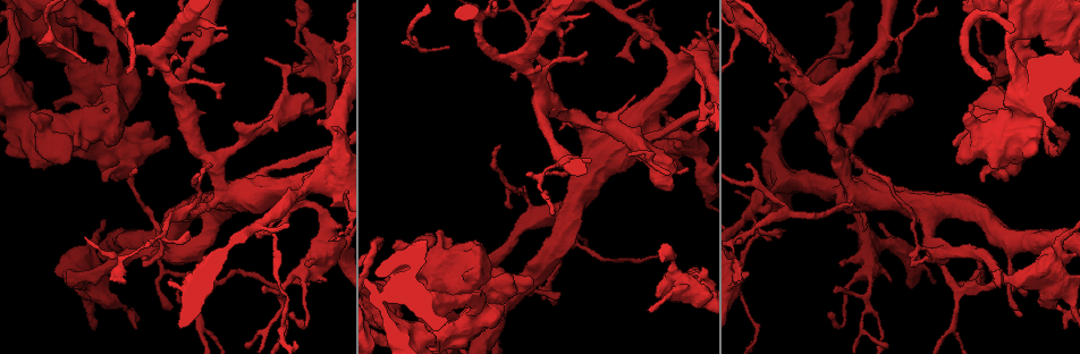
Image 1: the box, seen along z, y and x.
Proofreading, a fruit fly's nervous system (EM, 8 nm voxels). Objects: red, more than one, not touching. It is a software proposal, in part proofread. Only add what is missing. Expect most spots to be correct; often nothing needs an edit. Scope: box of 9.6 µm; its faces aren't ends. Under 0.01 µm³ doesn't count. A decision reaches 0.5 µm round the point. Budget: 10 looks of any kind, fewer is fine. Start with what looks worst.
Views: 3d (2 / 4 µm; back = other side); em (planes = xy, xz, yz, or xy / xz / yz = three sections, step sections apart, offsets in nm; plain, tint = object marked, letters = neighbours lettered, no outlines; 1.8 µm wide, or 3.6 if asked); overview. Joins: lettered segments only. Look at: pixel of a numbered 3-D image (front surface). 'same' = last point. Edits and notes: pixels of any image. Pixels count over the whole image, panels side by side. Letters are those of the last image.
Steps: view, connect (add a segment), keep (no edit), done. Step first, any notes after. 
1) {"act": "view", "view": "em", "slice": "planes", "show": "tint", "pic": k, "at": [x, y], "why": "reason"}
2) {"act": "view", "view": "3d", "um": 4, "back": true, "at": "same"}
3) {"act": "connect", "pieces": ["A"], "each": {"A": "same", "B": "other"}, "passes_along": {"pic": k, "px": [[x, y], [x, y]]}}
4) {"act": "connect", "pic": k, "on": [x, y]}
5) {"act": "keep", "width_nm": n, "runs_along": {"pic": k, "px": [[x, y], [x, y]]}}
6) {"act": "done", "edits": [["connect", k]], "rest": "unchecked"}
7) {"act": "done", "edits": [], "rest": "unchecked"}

{"act": "view", "view": "em", "slice": "yz", "step": 16, "show": "tint", "pic": 1, "at": [989, 65], "why": "free end"}

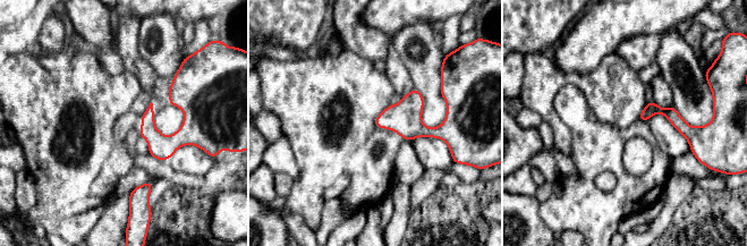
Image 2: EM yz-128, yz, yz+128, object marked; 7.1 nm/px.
{"act": "view", "view": "em", "slice": "planes", "show": "letters", "at": "same"}

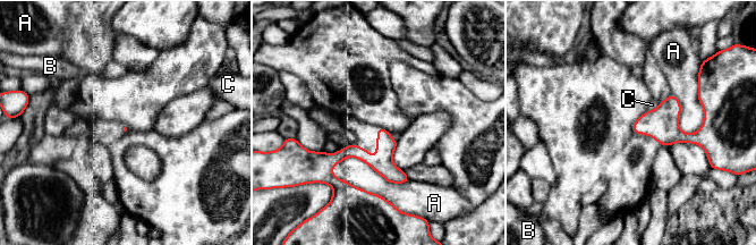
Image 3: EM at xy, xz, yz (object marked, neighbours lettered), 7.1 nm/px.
{"act": "keep", "each": {"A": "other", "B": "other", "C": "other"}, "border": {"pic": 3, "px": [[659, 103], [654, 109], [647, 110]]}, "found": "no lettered segment goes on from it"}

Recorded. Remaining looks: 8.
{"act": "view", "view": "em", "slice": "planes", "show": "letters", "pic": 1, "at": [552, 293], "why": "closes a loop"}

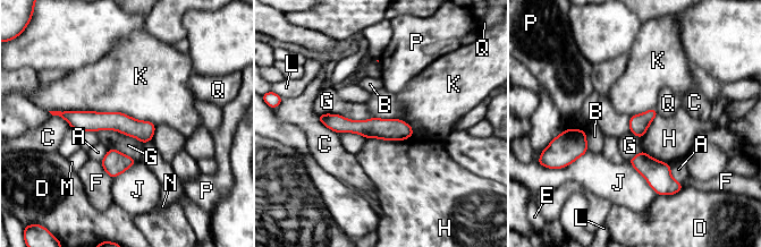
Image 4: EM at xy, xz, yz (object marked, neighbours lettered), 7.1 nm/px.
{"act": "keep", "each": {"A": "other", "B": "other", "C": "other", "D": "other", "E": "other", "F": "other", "G": "other", "H": "other", "J": "other", "K": "other", "L": "other", "M": "other", "N": "other", "P": "other", "Q": "other"}, "found": "no lettered segment goes on from it"}

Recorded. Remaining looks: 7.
{"act": "view", "view": "3d", "um": 4, "pic": 1, "at": [555, 214], "why": "four arms meet"}

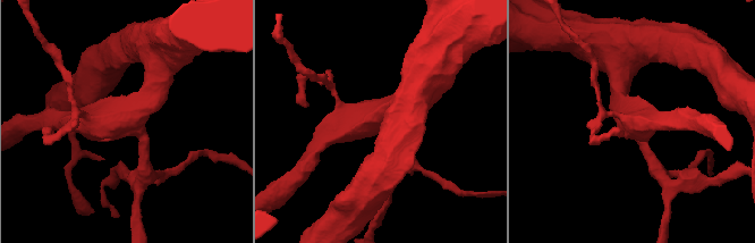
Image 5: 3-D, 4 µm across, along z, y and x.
{"act": "view", "view": "em", "um": 3.6, "slice": "planes", "show": "plain", "pic": 5, "at": [375, 115], "arms": 4}

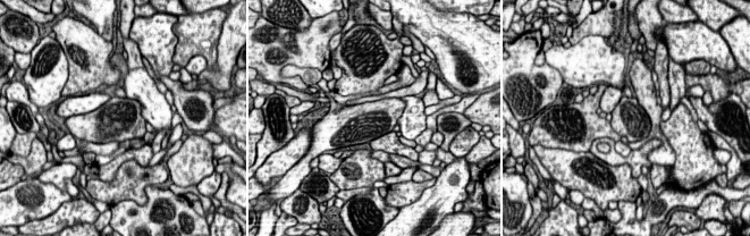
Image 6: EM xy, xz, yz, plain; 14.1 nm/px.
{"act": "view", "view": "em", "um": 3.6, "slice": "planes", "show": "letters", "at": "same"}

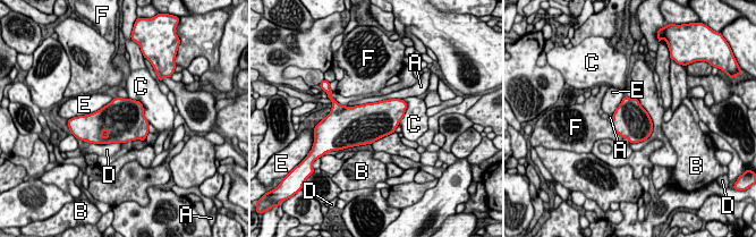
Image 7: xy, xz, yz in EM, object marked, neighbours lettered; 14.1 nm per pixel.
{"act": "keep", "each": {"A": "other", "B": "other", "C": "other", "D": "other", "E": "other", "F": "other"}, "found": "none of them fits"}

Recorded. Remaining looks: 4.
{"act": "view", "view": "em", "slice": "yz", "step": 4, "show": "letters", "pic": 1, "at": [1025, 138], "why": "thick turns thin"}

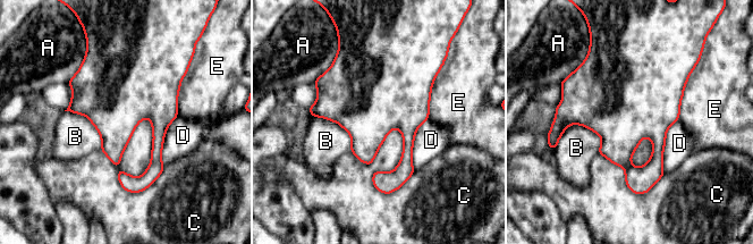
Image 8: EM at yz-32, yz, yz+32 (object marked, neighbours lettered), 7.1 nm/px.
{"act": "keep", "each": {"A": "other", "B": "other", "C": "other", "D": "other", "E": "other"}, "border": {"pic": 8, "px": [[602, 140], [570, 124], [557, 141]]}, "found": "no lettered segment goes on from it"}

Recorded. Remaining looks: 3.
{"act": "done", "edits": [], "rest": "unchecked"}

